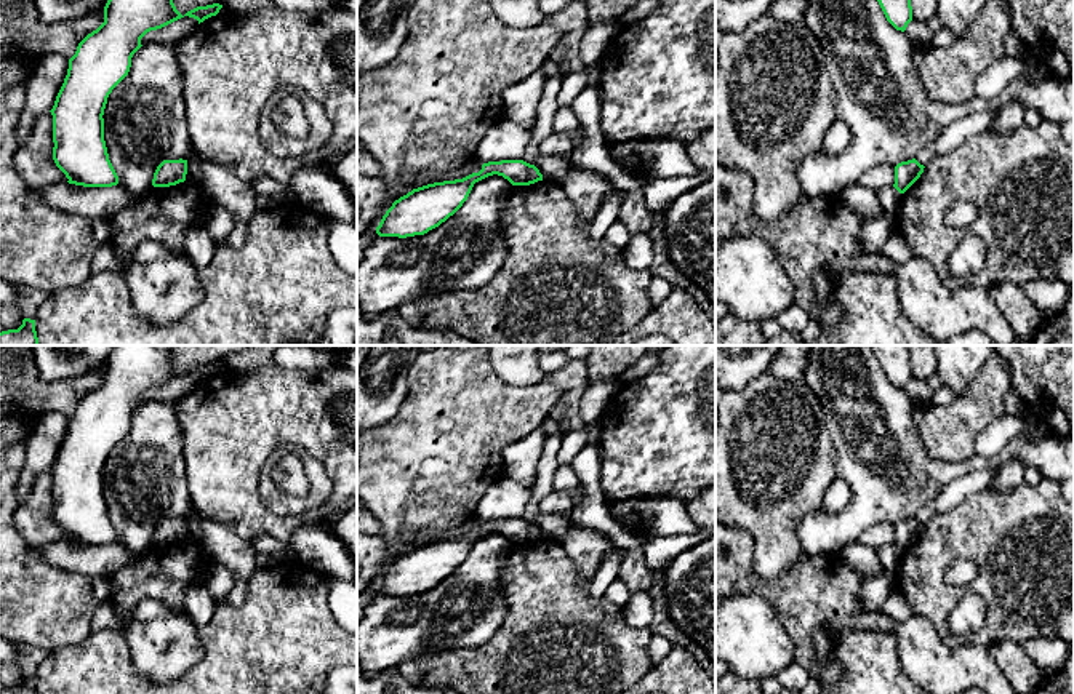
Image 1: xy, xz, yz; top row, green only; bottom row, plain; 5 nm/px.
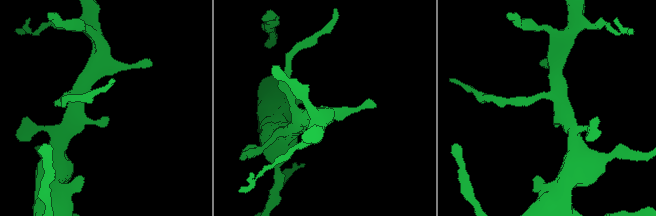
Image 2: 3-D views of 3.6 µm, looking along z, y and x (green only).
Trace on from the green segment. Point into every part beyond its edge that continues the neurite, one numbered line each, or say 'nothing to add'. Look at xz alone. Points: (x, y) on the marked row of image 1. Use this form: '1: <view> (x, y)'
nothing to add

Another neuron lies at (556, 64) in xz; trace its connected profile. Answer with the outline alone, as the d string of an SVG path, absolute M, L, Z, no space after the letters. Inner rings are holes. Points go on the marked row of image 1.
M559 42L557 46L552 50L552 53L547 56L547 59L543 64L543 72L547 77L565 77L570 74L568 64L567 64L567 54L568 48Z

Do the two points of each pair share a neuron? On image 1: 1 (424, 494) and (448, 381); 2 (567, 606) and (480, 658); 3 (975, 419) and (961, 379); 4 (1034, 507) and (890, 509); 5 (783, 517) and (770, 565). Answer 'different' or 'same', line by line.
1: same
2: same
3: different
4: different
5: same

